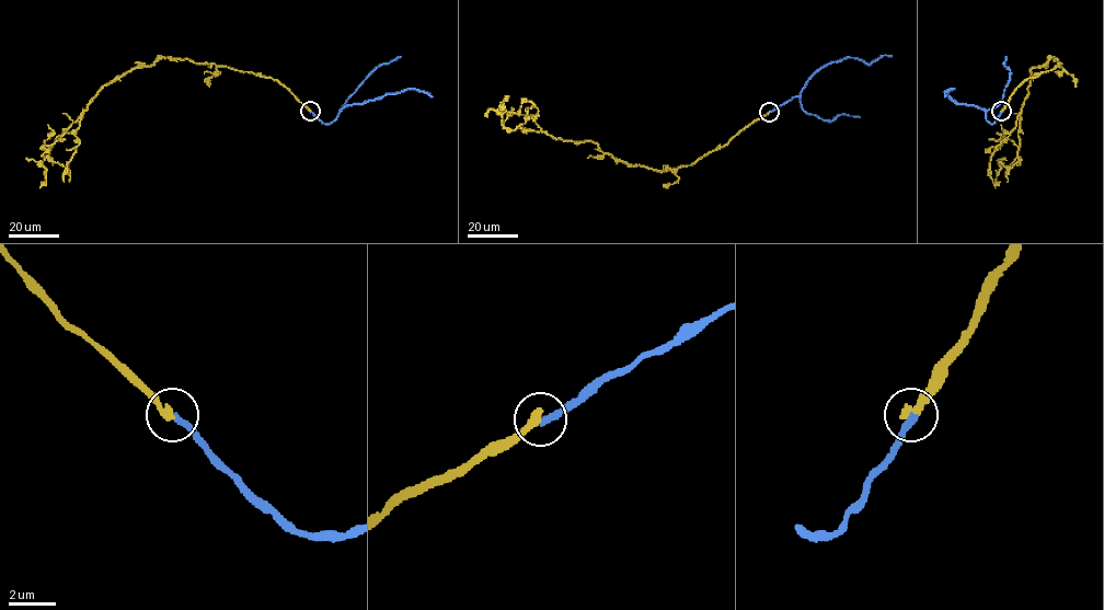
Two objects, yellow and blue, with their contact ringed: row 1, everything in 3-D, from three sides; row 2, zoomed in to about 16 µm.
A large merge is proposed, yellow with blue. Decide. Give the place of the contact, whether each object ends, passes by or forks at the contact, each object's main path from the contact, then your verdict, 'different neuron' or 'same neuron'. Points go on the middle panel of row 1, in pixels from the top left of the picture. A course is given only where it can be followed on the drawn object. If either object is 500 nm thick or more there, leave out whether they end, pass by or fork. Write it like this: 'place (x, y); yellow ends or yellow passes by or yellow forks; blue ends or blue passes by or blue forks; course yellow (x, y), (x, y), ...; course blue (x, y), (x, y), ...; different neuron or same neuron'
place (769, 112); yellow ends; blue ends; course yellow (769, 112), (690, 164), (656, 171), (617, 161), (589, 141), (503, 127), (505, 106), (498, 105); course blue (769, 112), (797, 96), (806, 82), (828, 65), (848, 58), (871, 64), (884, 55), (892, 56); different neuron

